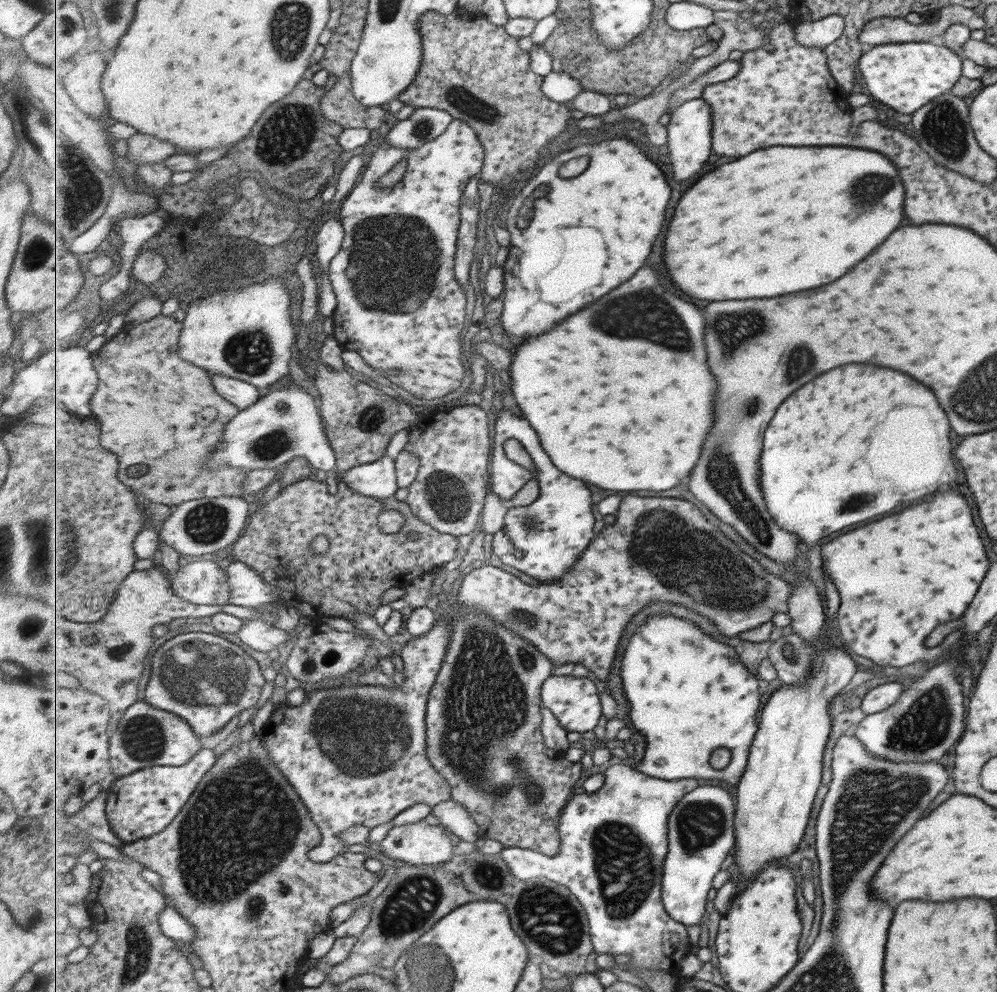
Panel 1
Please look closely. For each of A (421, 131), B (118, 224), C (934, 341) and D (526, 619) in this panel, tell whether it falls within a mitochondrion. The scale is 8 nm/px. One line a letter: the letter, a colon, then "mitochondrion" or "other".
A: mitochondrion
B: other
C: other
D: mitochondrion

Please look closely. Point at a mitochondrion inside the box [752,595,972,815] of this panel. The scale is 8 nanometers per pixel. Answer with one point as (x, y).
(925, 724)

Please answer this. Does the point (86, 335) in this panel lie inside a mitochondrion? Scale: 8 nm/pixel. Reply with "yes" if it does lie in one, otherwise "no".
no

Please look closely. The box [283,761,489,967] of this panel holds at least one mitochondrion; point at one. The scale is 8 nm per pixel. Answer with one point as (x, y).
(418, 895)

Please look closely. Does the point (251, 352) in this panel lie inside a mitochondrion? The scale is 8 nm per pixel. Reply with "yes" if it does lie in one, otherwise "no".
yes

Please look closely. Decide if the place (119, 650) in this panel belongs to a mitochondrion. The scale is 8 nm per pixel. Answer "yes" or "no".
yes

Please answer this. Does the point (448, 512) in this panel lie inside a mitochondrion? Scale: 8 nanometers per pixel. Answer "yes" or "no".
yes

